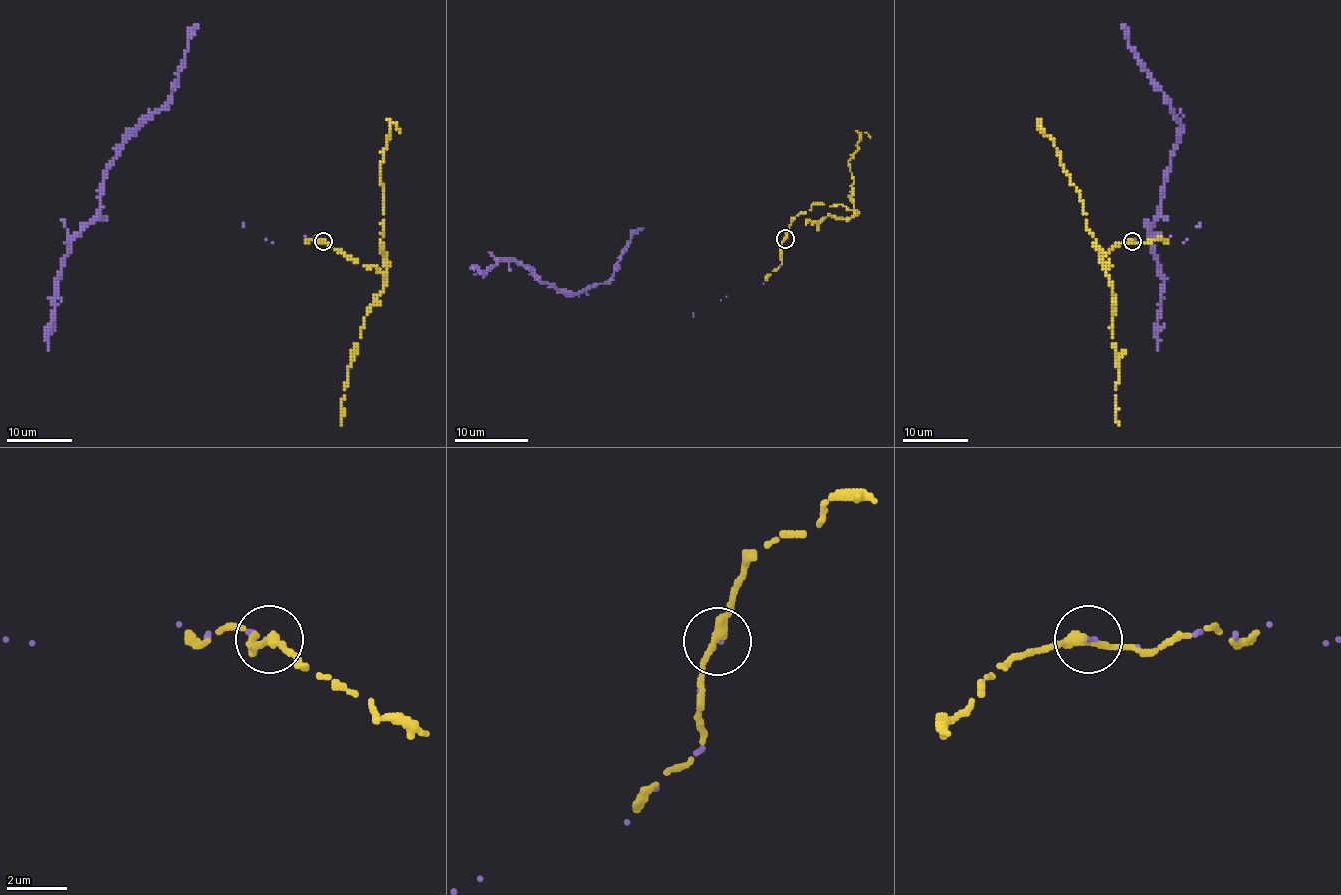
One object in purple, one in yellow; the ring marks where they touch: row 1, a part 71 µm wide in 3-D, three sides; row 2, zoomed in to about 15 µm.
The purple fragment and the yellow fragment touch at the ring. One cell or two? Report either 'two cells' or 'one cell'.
one cell

